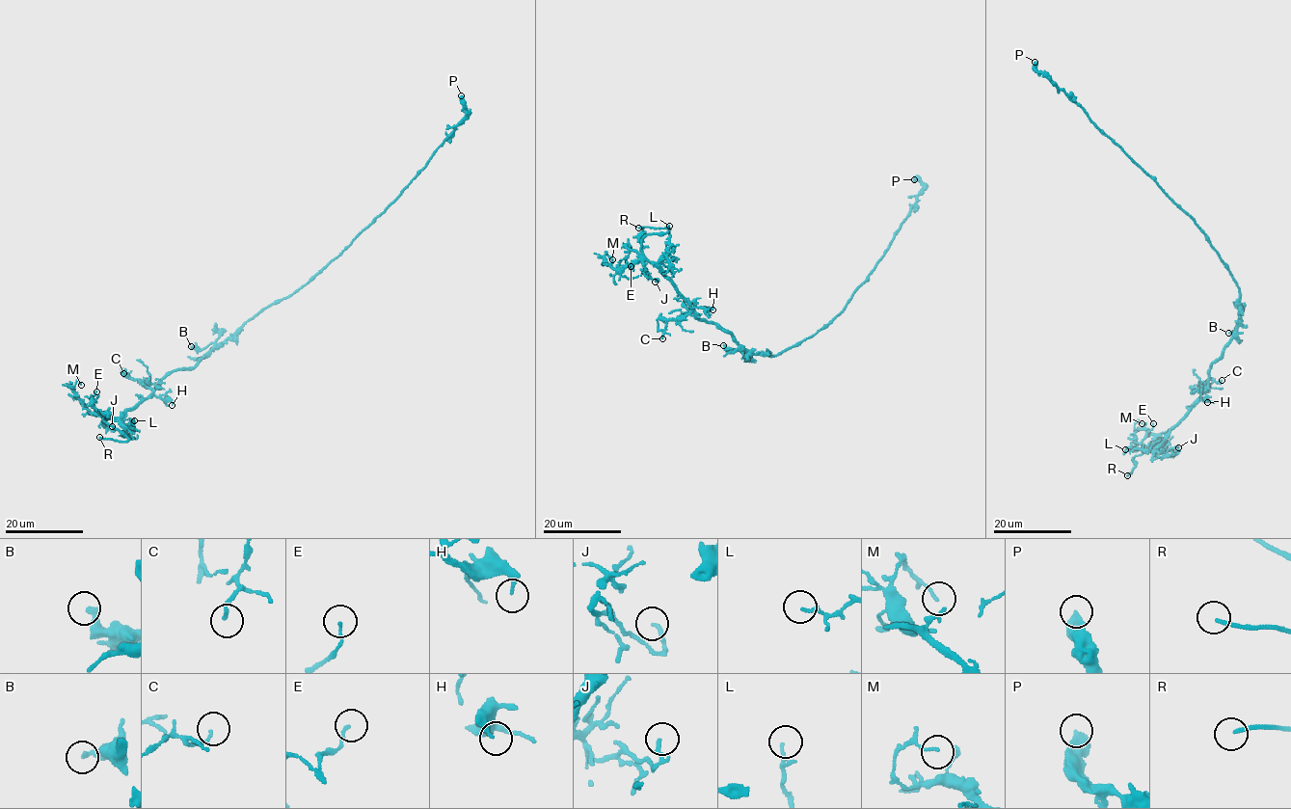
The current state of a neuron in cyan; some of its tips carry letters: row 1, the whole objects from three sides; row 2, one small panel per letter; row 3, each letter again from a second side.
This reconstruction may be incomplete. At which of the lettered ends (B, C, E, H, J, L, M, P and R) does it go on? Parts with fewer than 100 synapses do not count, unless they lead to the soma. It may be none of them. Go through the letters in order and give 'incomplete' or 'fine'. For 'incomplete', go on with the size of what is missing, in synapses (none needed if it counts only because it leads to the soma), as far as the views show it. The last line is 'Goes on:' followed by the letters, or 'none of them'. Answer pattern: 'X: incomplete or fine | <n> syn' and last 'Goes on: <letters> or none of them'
B: fine
C: fine
E: fine
H: fine
J: fine
L: fine
M: fine
P: fine
R: incomplete
Goes on: R

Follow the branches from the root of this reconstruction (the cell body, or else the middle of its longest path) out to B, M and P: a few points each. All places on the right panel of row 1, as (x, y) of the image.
B: (1228, 269), (1239, 289), (1240, 317), (1235, 332), (1228, 333)
M: (1228, 269), (1240, 317), (1236, 335), (1210, 365), (1208, 388), (1153, 447), (1157, 437), (1134, 427), (1142, 423)
P: (1228, 269), (1189, 215), (1120, 147), (1101, 133), (1081, 107), (1036, 69), (1035, 62)

